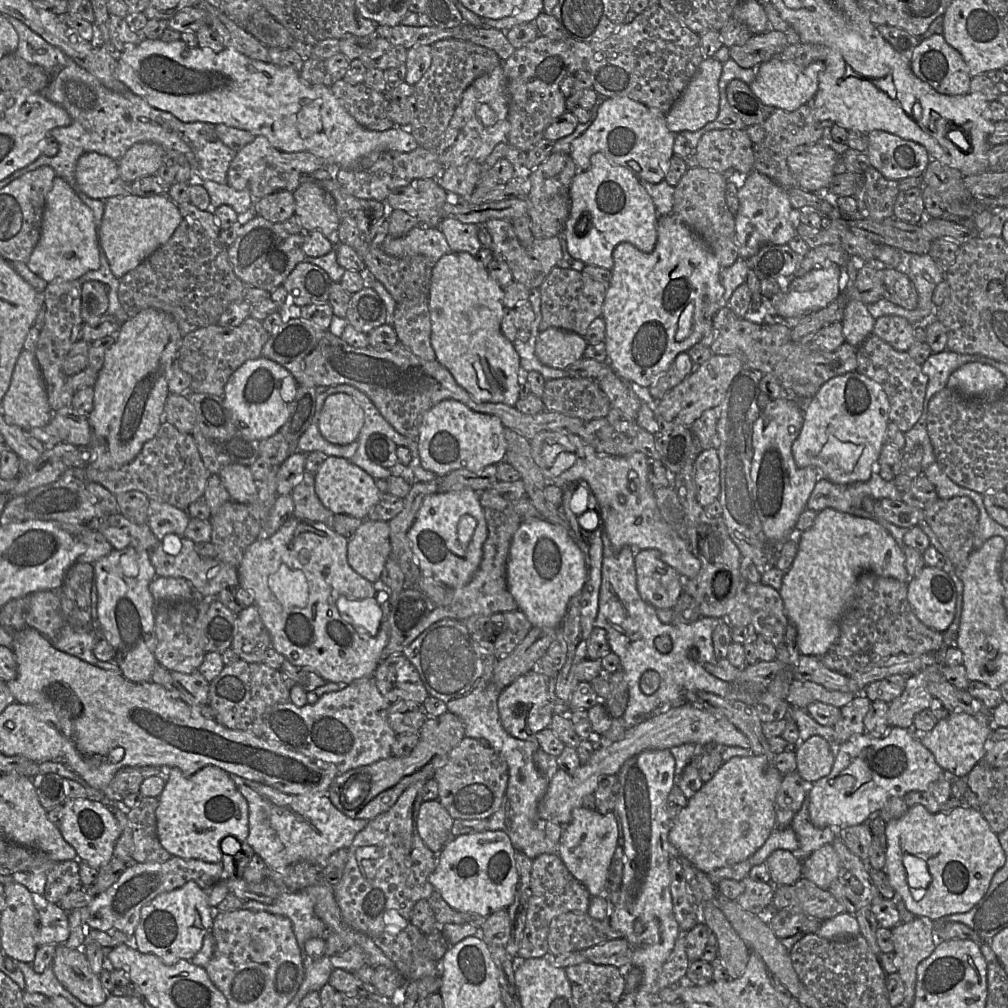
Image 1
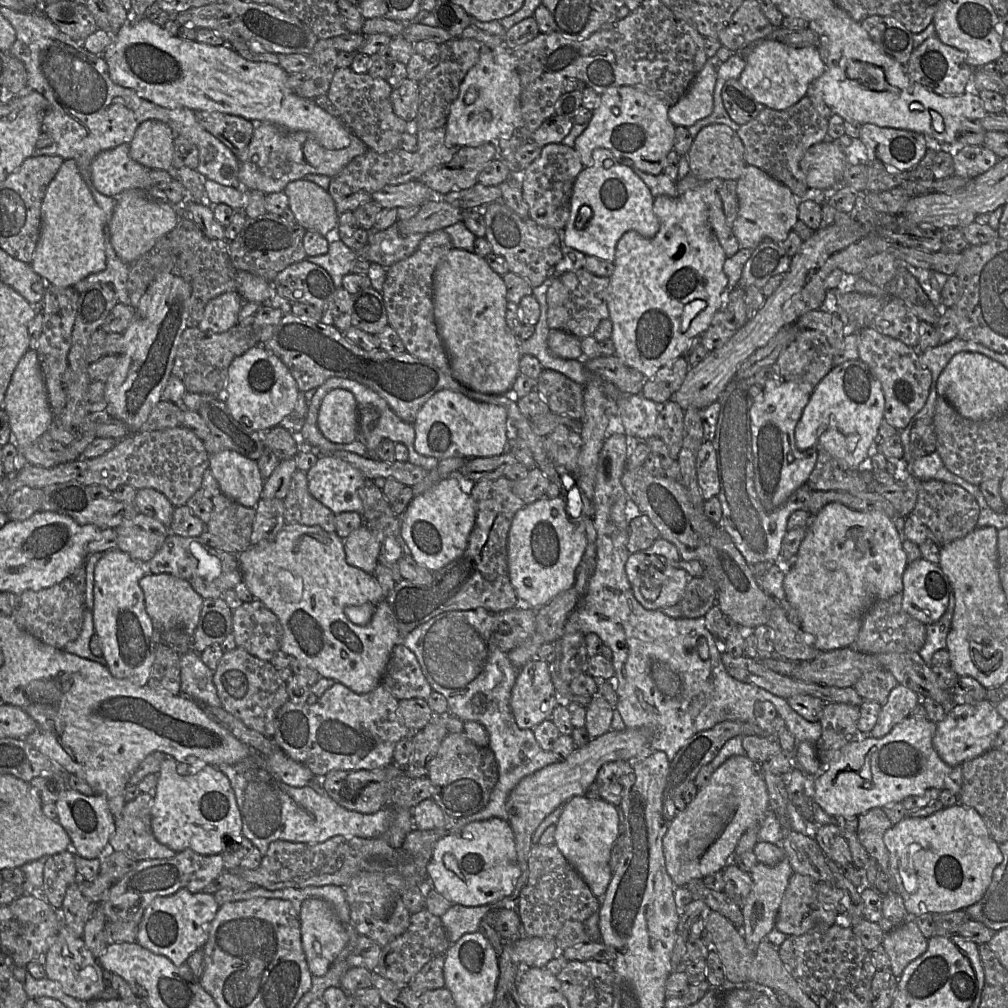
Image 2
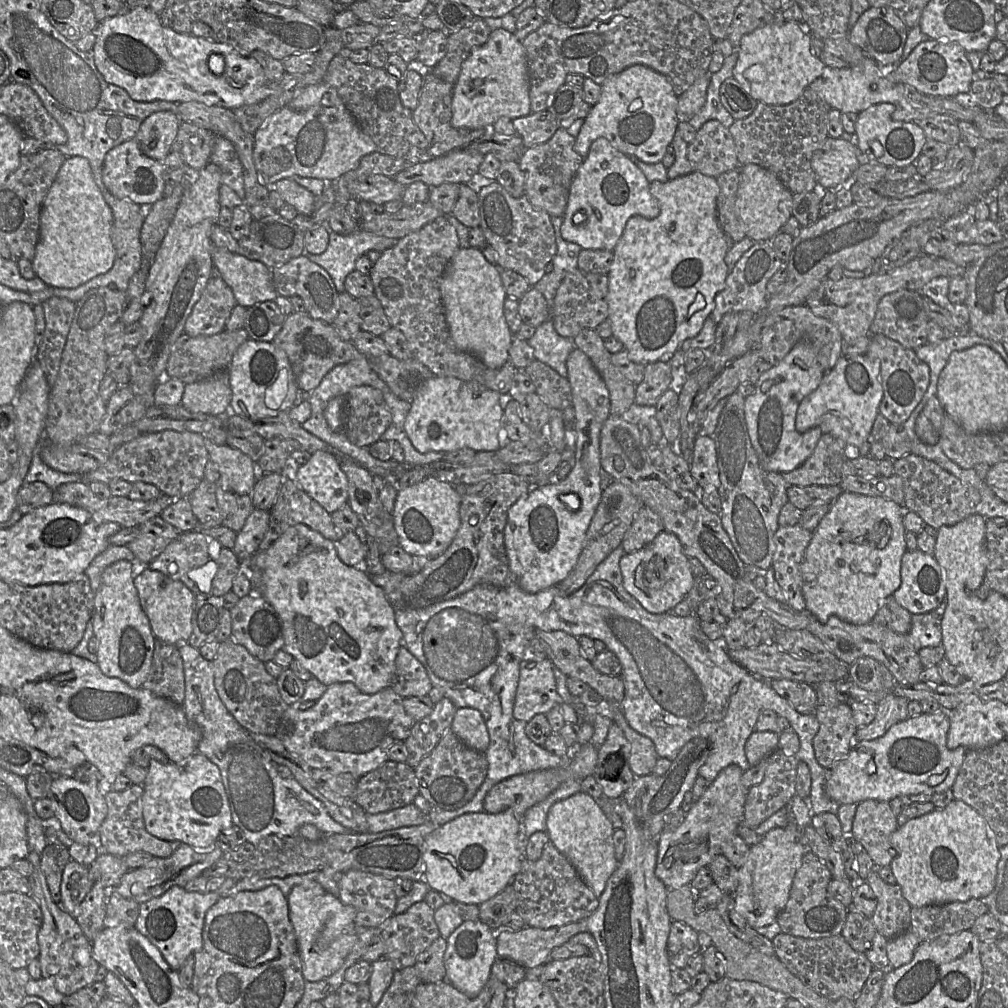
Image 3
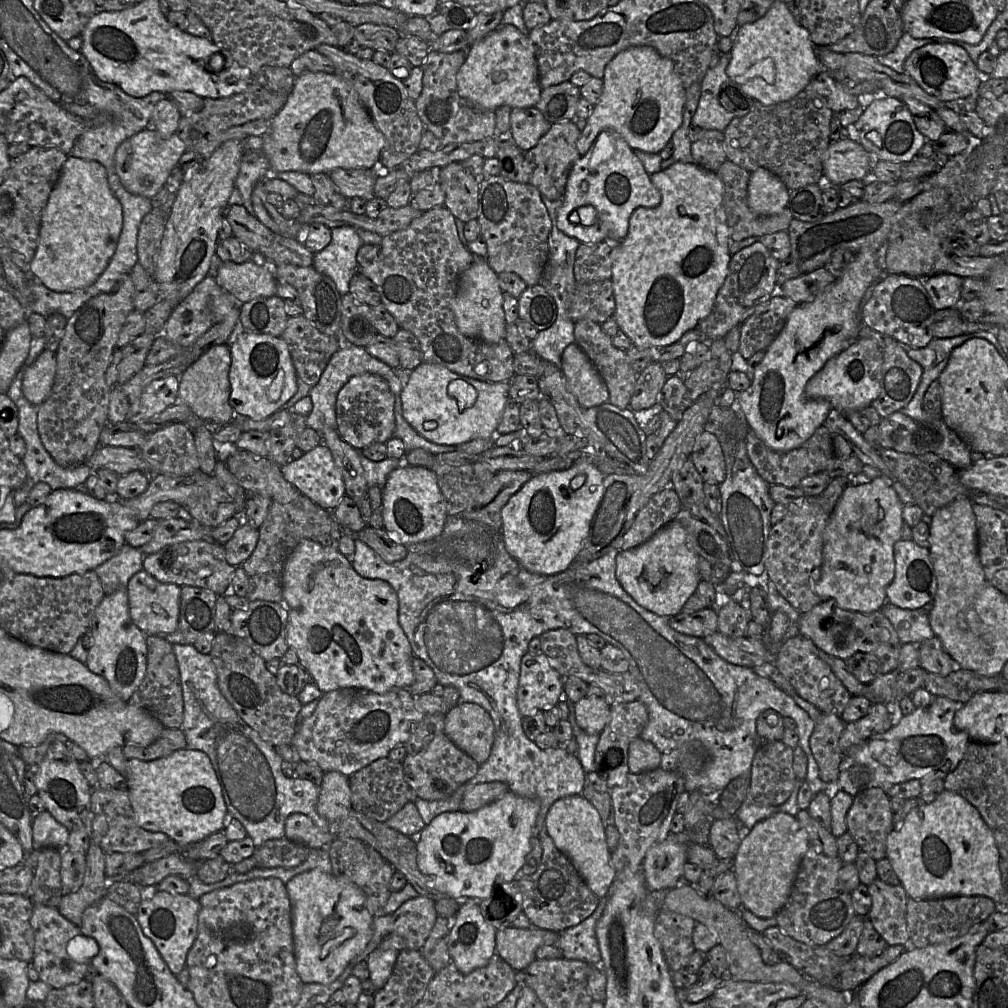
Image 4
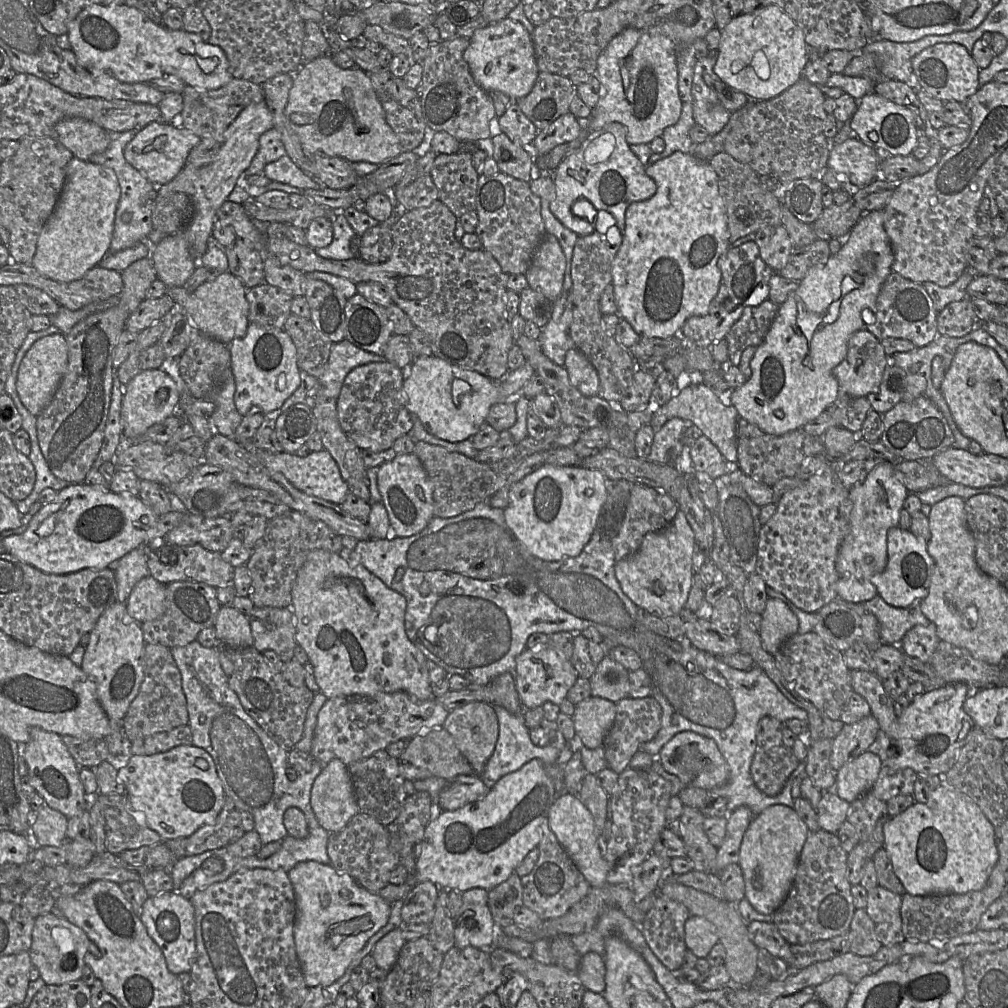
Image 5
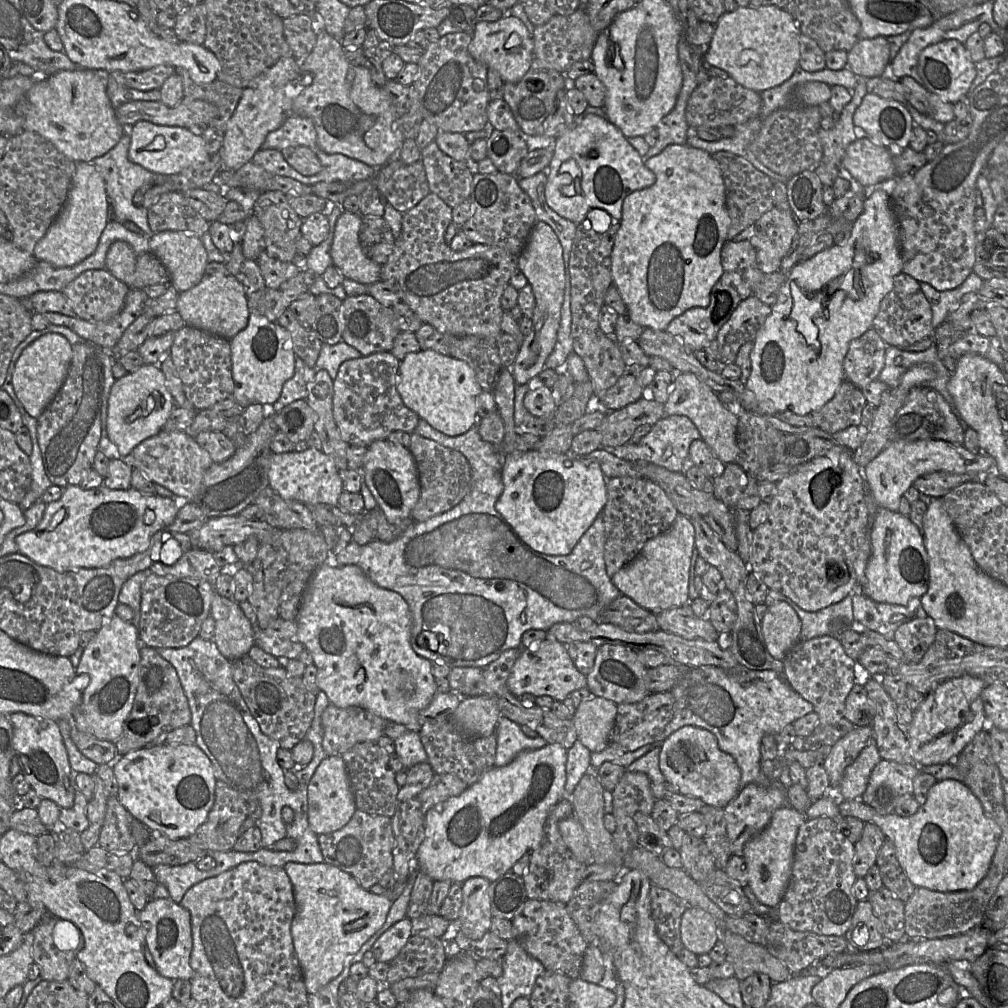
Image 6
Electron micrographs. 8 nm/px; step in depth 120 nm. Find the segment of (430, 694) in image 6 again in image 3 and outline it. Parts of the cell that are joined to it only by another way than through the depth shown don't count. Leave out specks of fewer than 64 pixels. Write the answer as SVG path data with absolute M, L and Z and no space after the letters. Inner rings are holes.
M305 524L289 527L267 550L257 551L248 560L248 566L258 568L263 576L262 597L276 609L282 620L284 645L282 650L291 654L313 677L324 685L329 686L338 682L351 682L363 693L374 694L391 686L396 674L396 658L403 645L403 633L395 618L395 608L385 595L384 590L376 585L370 575L364 571L363 564L353 567L345 564L339 557L334 542L326 539L319 532L312 530Z

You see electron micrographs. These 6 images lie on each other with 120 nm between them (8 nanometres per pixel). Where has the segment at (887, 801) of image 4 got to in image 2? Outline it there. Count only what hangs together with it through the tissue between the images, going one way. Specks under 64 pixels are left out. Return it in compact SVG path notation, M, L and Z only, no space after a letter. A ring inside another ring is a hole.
M874 808L858 816L856 834L870 857L874 858L883 872L890 873L890 855L884 844L884 833L893 824L884 808Z

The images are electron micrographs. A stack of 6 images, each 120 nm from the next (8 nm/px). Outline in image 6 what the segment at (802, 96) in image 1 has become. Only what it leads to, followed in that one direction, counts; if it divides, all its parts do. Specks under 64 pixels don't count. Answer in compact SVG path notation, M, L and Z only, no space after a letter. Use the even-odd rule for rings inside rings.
M774 5L737 8L725 12L715 24L705 60L726 71L743 87L762 93L783 84L799 66L801 34L795 19L784 8Z

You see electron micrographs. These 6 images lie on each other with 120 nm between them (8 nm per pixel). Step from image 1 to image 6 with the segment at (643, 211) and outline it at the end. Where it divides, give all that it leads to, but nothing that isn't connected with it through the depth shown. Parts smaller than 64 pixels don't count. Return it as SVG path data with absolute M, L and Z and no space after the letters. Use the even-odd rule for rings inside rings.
M595 114L576 117L574 126L555 140L545 186L546 202L558 215L576 225L587 223L587 214L593 208L605 210L620 224L624 199L634 191L652 186L656 176L608 119Z

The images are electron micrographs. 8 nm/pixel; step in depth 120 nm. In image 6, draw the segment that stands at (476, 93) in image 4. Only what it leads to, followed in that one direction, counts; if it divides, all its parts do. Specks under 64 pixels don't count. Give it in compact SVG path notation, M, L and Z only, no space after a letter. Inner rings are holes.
M504 15L494 22L477 22L471 35L472 41L468 46L470 55L488 68L495 69L504 82L516 83L529 70L534 59L533 36L516 16Z

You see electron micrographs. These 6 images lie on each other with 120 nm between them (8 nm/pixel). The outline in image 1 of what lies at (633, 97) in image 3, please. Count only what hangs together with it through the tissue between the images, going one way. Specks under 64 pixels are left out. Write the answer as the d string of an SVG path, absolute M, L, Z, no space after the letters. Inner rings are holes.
M611 97L603 100L589 128L573 140L570 156L578 171L586 171L591 156L601 152L612 163L628 169L638 180L657 184L665 179L673 156L674 139L675 134L667 127L665 113L628 97Z

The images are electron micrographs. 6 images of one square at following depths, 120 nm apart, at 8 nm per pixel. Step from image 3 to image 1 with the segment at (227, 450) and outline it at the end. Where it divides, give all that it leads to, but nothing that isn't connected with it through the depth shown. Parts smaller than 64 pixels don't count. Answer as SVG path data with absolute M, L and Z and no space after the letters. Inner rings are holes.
M229 464L220 470L218 476L233 501L246 505L256 501L259 483L253 478L249 466Z

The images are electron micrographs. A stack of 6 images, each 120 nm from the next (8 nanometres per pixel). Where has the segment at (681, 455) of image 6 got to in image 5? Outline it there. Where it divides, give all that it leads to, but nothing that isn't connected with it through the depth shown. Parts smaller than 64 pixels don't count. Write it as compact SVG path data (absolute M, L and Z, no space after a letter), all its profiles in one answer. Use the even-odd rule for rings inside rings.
M681 418L668 420L659 430L655 431L651 451L647 460L658 464L669 464L669 449L681 442L684 431L693 425Z

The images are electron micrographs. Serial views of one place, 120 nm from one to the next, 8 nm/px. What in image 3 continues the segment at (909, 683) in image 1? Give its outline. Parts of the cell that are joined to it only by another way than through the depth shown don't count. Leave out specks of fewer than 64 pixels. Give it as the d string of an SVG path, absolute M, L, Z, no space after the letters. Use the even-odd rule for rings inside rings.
M887 694L879 703L873 721L858 727L855 741L873 740L883 736L891 726L908 718L909 700L895 694Z

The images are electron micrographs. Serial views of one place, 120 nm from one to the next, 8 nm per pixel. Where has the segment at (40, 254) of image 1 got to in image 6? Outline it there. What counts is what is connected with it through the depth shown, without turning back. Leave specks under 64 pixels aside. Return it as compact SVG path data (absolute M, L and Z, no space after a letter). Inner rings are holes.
M77 162L66 202L46 234L35 245L33 255L38 261L47 261L56 267L74 266L95 252L100 236L111 219L111 206L101 172L91 162Z

